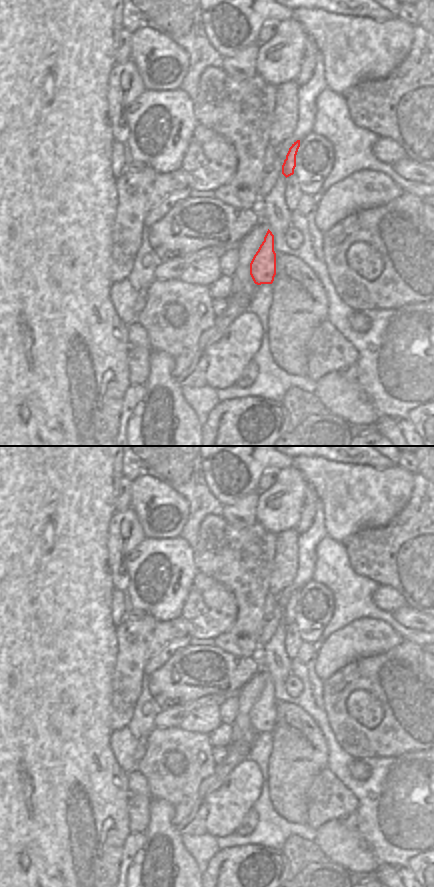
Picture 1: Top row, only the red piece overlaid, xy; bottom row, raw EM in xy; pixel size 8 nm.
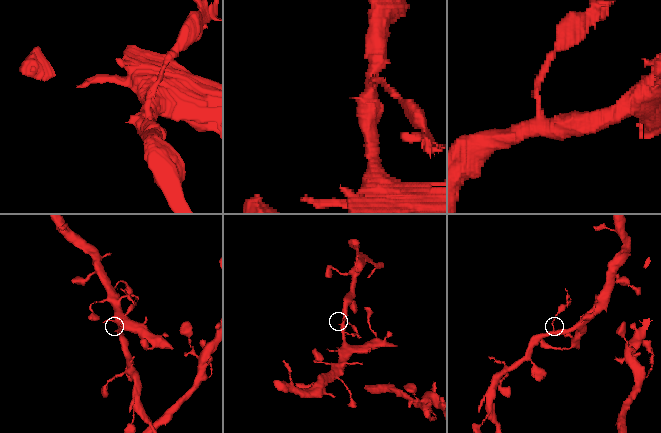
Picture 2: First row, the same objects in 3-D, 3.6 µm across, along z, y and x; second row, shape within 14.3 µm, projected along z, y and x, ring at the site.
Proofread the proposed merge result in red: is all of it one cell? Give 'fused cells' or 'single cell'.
fused cells

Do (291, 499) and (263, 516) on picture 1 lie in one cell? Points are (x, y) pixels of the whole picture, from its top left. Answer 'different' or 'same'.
same

